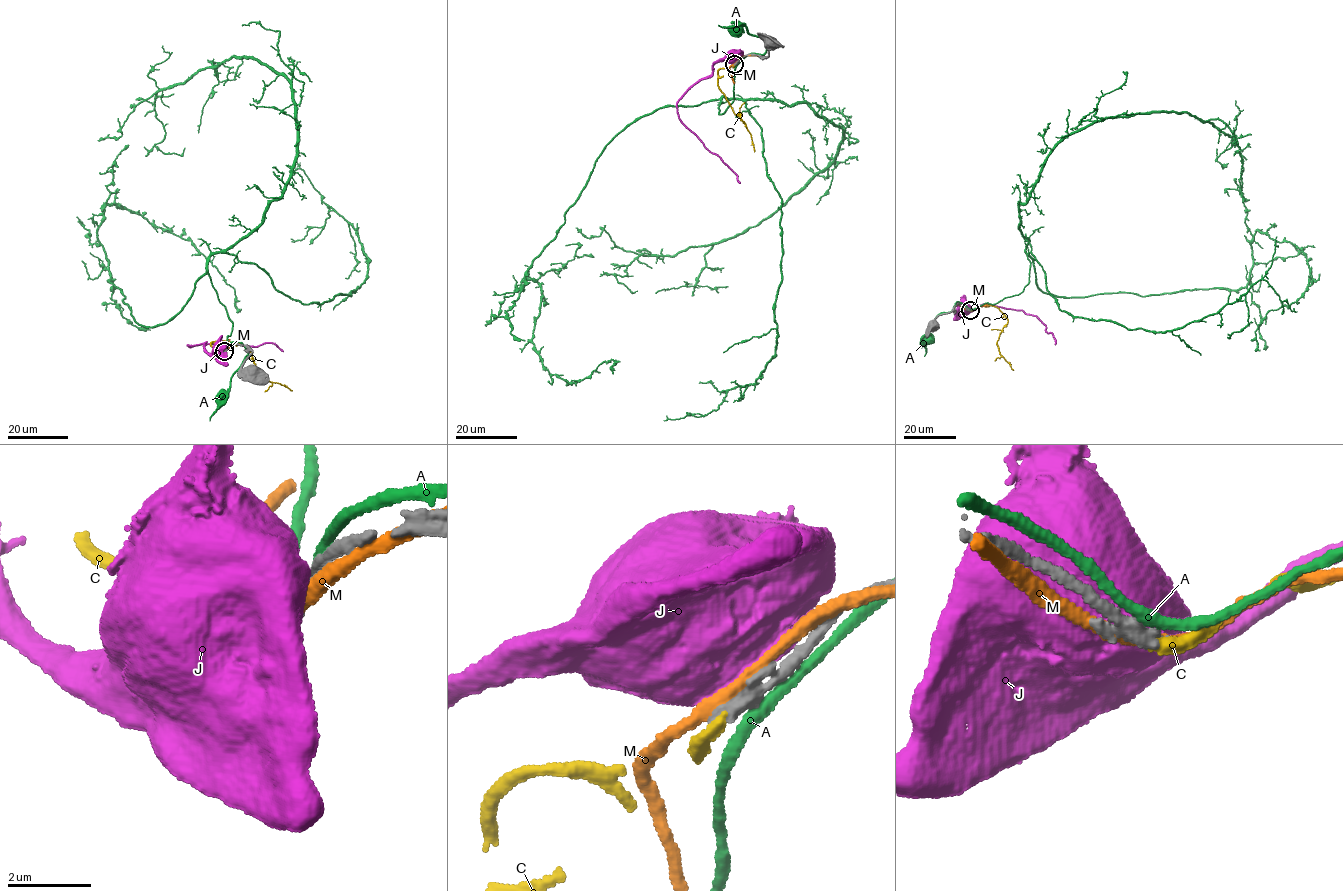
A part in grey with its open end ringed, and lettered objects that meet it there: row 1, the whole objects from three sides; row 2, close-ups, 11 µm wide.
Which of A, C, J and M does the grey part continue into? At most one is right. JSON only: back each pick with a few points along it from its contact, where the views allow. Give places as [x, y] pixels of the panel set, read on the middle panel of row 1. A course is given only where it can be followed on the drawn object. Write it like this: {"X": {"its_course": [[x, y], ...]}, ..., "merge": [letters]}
{"C": {"its_course": [[734, 64], [733, 68], [718, 70], [718, 88], [735, 114], [740, 114], [754, 152]]}, "merge": ["C"]}

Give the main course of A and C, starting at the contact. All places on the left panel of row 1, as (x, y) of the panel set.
A: (226, 349), (231, 342), (240, 342), (248, 354), (231, 377), (228, 392), (222, 396)
C: (224, 350), (218, 346), (212, 346), (211, 342), (223, 340), (246, 347), (258, 374), (292, 390)

